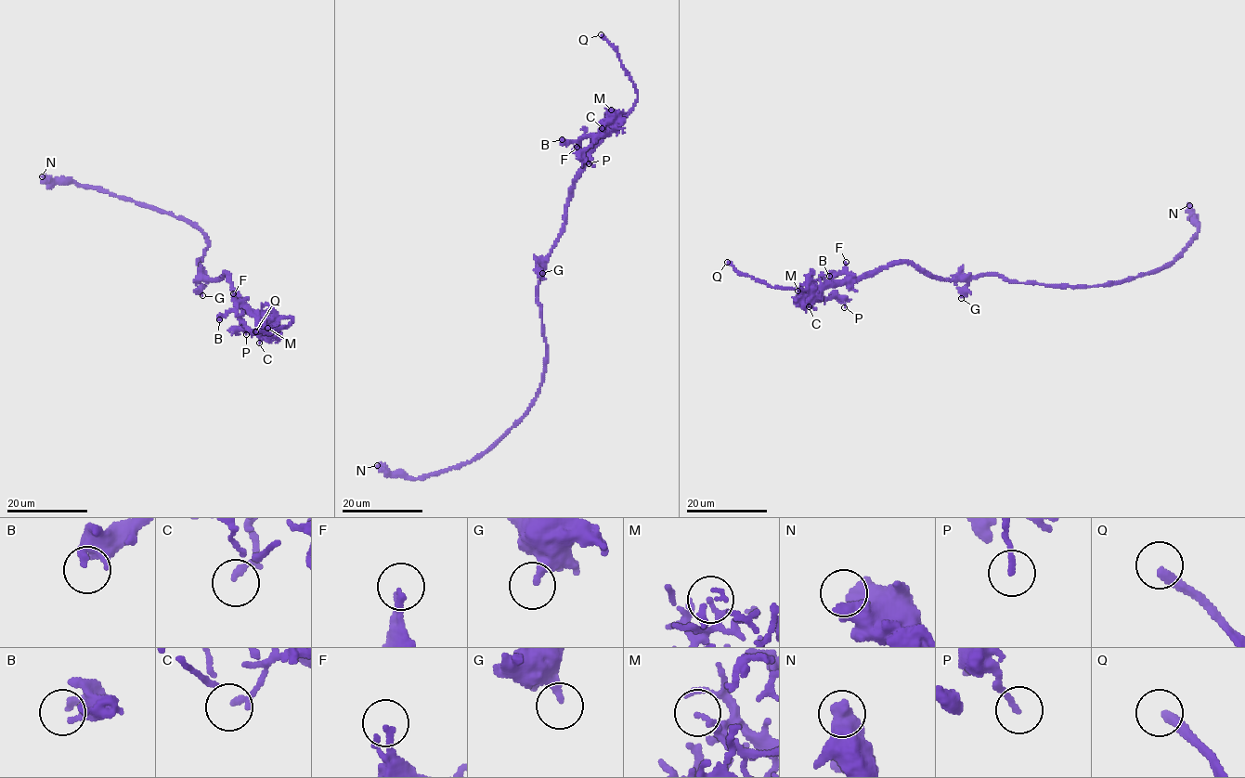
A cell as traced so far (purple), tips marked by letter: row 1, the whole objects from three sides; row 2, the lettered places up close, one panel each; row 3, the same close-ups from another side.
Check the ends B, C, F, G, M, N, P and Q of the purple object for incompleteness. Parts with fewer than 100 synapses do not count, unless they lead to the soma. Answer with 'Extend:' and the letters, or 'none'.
Extend: Q

